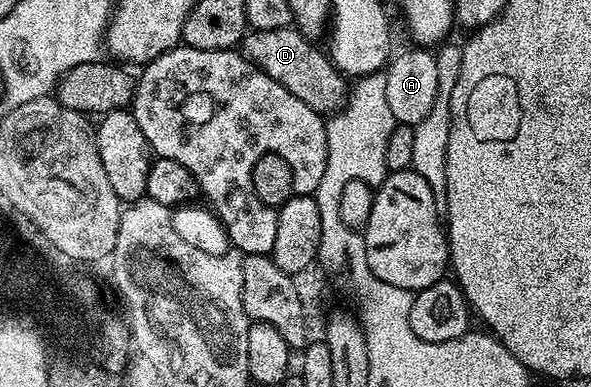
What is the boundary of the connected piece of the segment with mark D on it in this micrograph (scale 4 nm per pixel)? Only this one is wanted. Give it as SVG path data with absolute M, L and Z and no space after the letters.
M293 25L267 31L251 29L242 39L240 50L268 76L272 76L276 84L284 84L284 88L288 88L288 92L292 92L296 100L304 100L304 104L308 104L308 108L312 108L317 114L333 114L348 97L347 76L331 62L323 47L321 50L318 44L305 38Z

